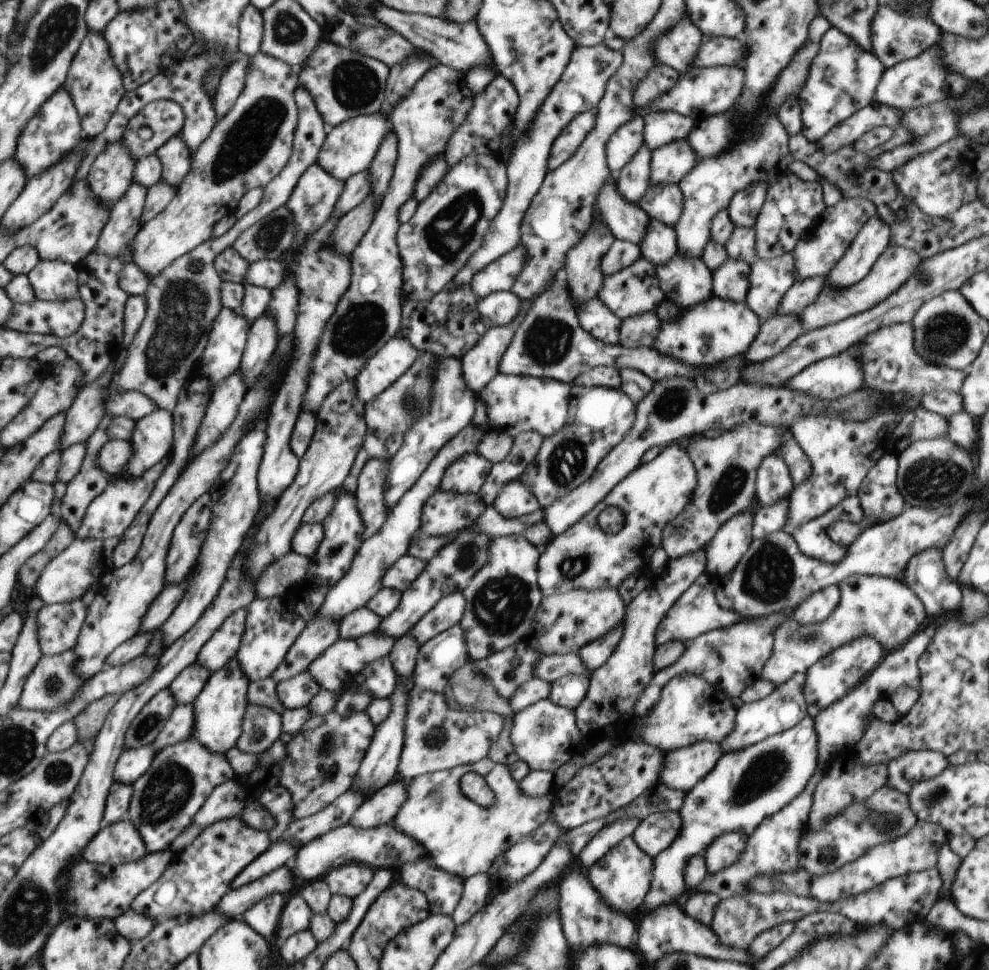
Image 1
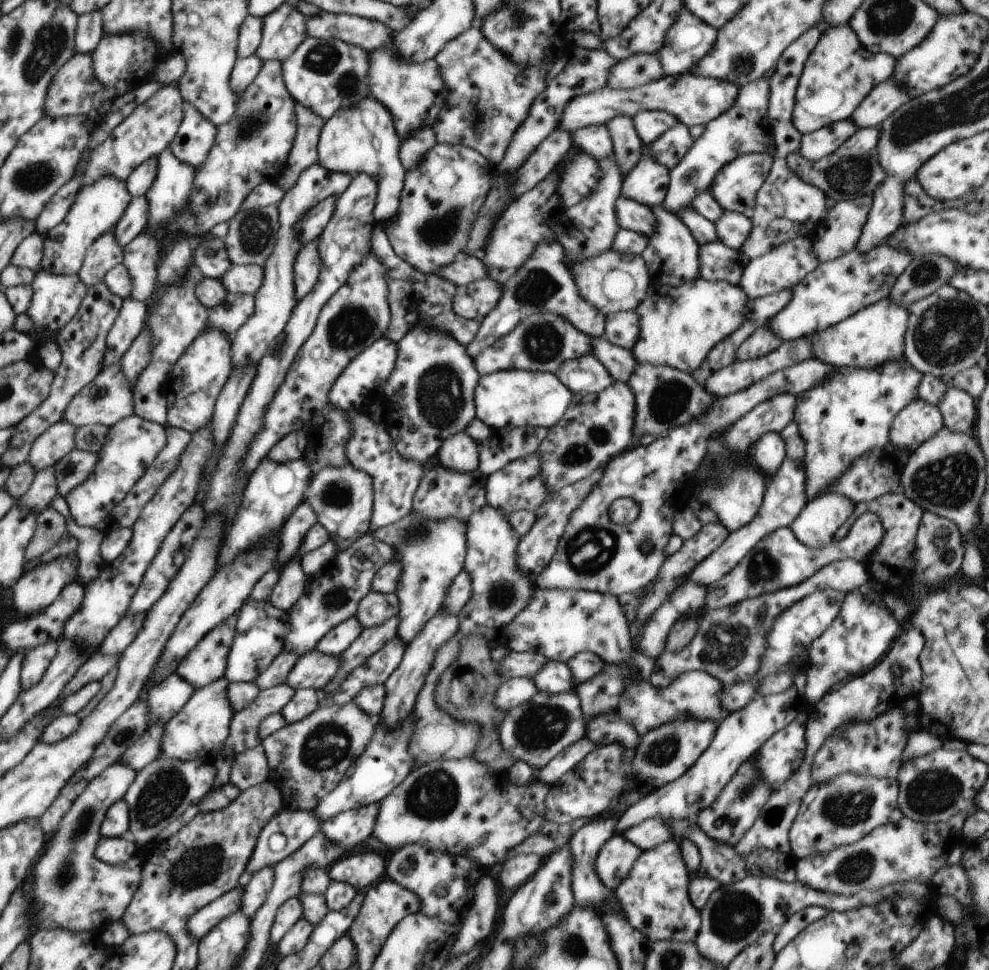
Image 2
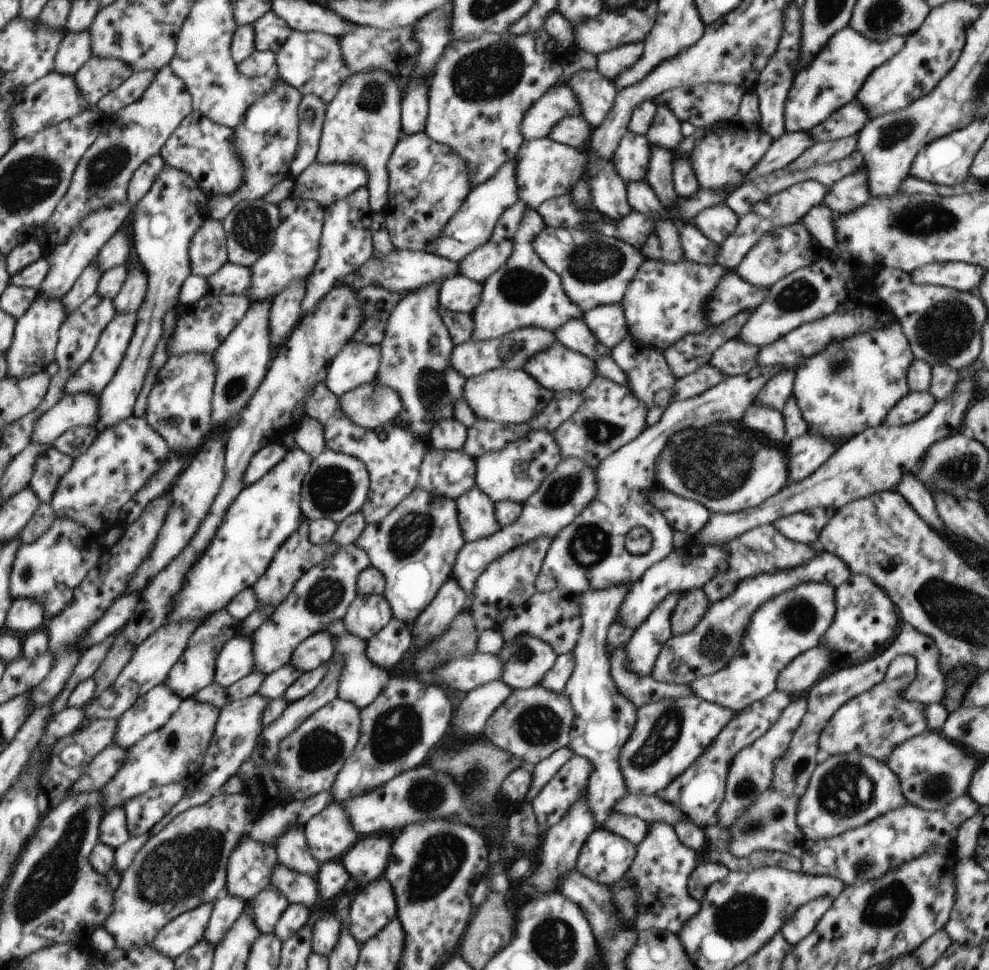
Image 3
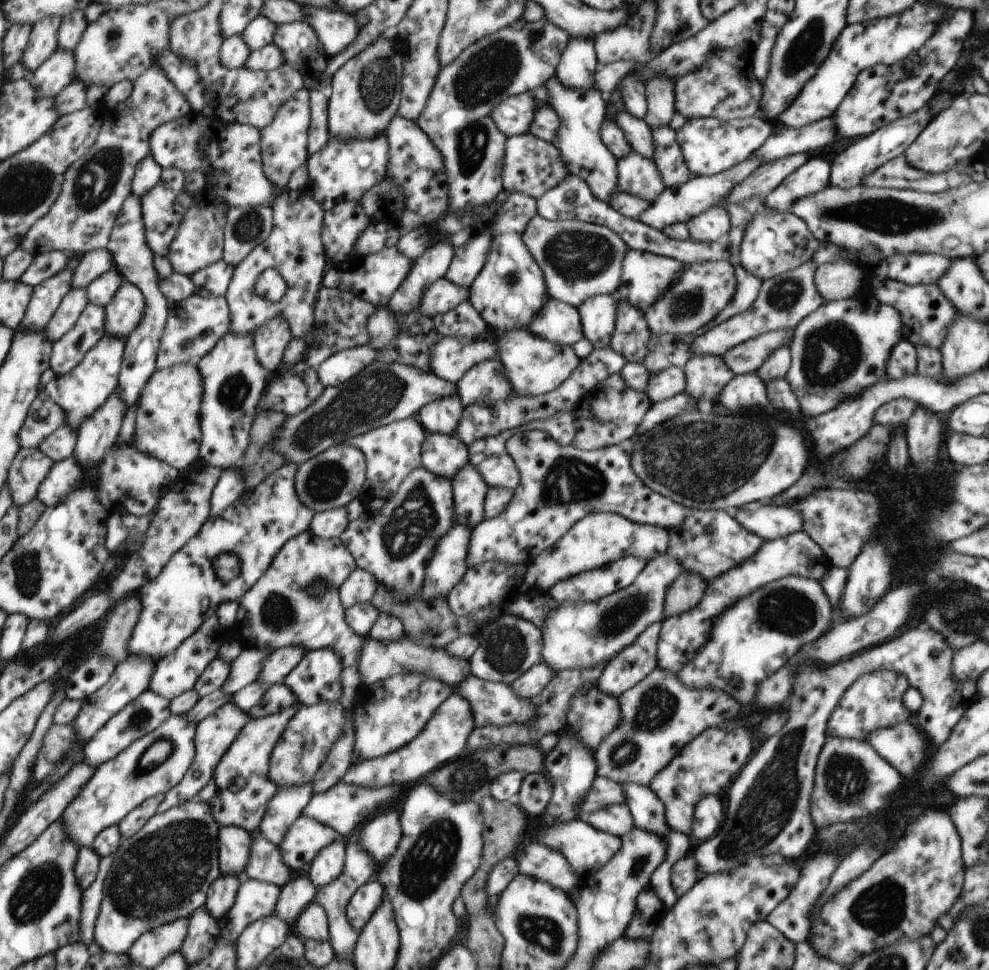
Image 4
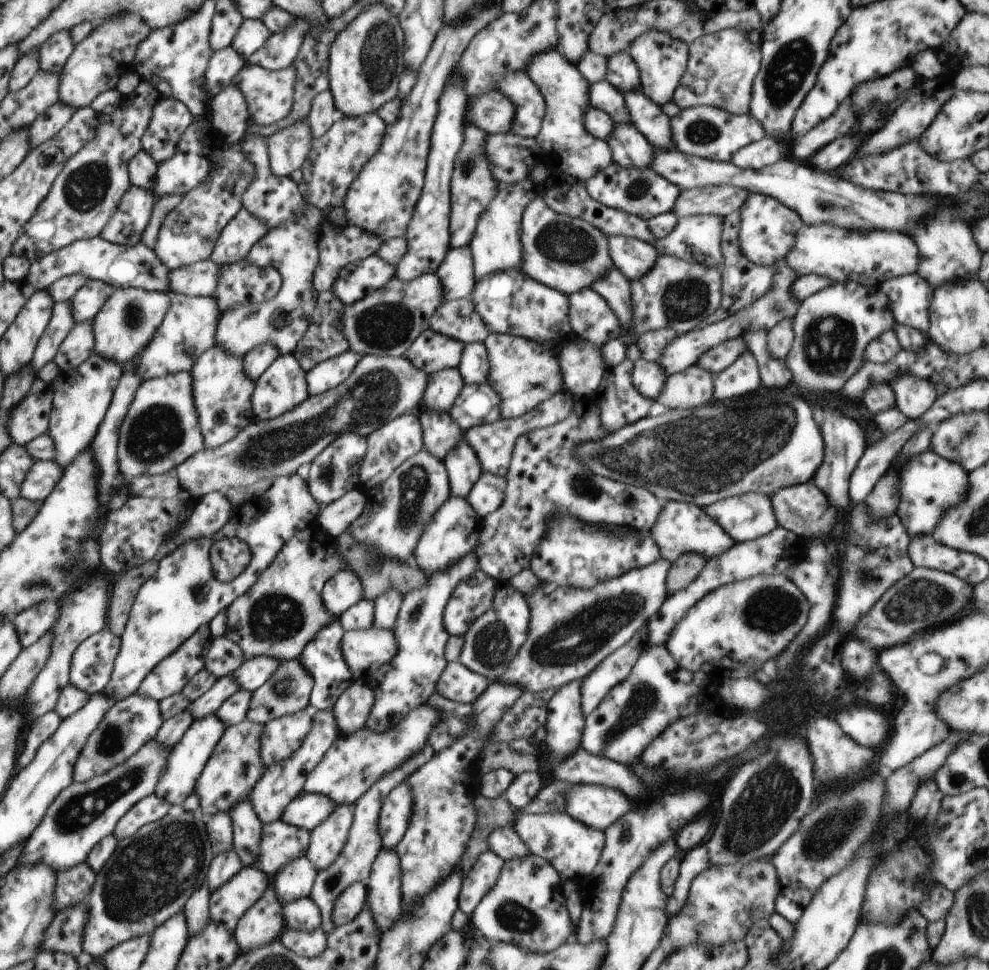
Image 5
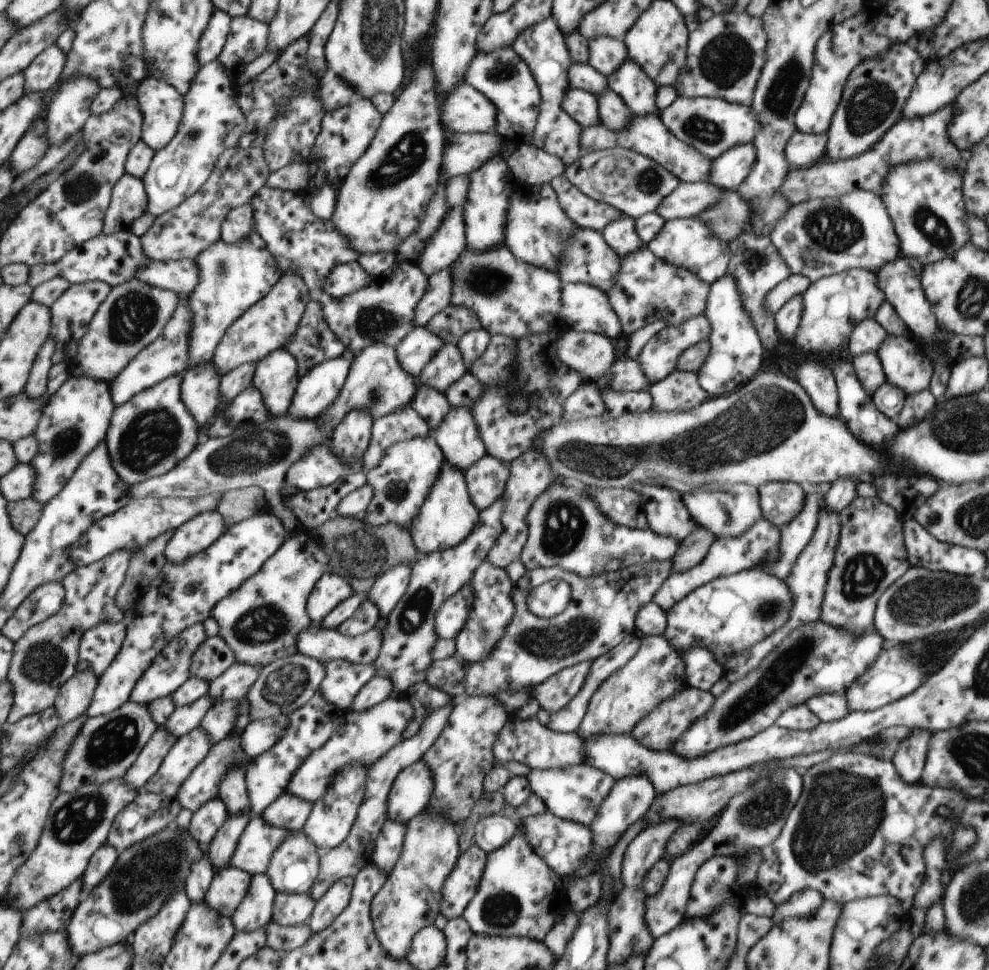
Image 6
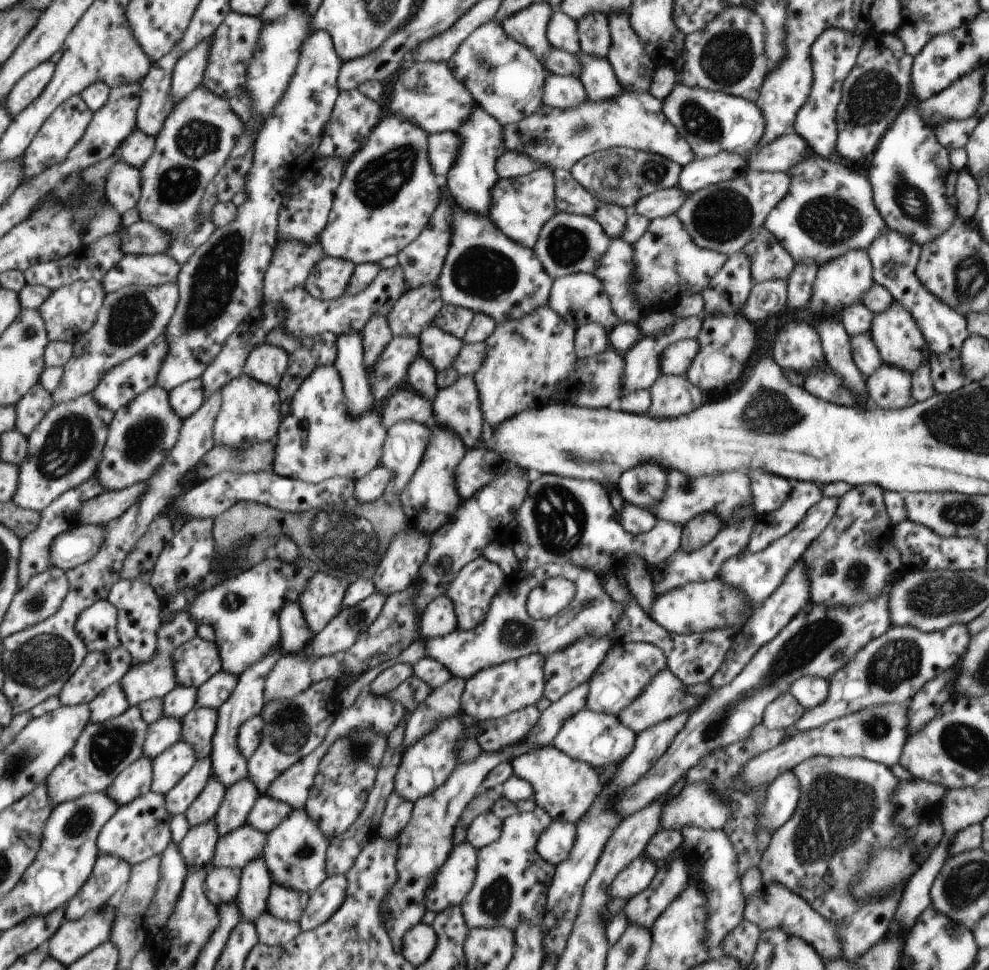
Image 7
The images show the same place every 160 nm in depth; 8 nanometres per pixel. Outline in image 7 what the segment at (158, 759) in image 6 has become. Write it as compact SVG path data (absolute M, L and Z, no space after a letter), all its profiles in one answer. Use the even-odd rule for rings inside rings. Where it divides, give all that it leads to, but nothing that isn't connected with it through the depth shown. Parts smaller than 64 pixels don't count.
M142 755L120 772L104 792L122 806L150 791L152 779L153 758Z

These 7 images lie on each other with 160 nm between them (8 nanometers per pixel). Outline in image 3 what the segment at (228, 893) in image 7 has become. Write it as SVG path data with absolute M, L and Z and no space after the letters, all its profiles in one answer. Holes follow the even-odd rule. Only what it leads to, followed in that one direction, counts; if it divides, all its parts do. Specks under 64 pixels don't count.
M268 886L251 901L246 901L246 905L251 906L251 915L254 917L260 934L269 935L274 933L276 923L290 904L278 889Z

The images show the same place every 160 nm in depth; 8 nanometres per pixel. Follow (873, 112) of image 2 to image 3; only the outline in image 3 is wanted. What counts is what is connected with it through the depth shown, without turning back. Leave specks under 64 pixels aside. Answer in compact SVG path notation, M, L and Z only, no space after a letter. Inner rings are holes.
M855 99L833 112L828 119L821 125L814 127L809 133L815 138L815 142L835 141L858 135L868 121L867 110L858 99Z

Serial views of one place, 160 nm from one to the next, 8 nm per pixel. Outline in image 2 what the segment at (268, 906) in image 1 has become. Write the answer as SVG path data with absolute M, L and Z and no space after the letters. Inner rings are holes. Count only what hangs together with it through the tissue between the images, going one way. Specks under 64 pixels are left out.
M264 867L261 871L250 875L243 888L240 910L251 919L265 903L267 893L272 890L275 872L272 867Z

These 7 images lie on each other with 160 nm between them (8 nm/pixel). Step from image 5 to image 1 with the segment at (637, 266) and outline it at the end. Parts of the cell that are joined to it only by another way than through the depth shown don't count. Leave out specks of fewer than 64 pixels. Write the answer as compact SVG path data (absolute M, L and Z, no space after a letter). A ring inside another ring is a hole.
M712 294L706 302L691 309L679 308L679 317L675 321L661 321L655 343L650 347L691 367L716 365L739 355L744 356L760 325L759 316L745 302L725 301Z

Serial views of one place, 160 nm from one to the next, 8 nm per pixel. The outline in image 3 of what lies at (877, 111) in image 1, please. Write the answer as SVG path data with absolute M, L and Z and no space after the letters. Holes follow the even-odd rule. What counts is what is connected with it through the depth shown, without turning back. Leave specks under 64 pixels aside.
M795 132L774 135L774 140L762 160L749 173L748 179L788 167L801 154L814 146L815 138L809 132Z

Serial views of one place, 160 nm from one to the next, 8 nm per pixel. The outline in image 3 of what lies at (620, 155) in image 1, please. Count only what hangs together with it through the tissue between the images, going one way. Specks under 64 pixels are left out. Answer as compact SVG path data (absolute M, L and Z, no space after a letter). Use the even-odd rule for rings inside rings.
M582 115L564 117L556 124L550 133L550 138L579 149L584 149L591 141L593 126Z

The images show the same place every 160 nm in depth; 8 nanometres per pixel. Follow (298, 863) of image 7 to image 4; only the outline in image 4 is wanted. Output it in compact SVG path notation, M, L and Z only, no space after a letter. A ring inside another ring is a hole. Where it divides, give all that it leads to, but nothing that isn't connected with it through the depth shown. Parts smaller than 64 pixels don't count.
M297 874L281 888L274 914L293 927L302 911L315 902L317 891L306 874Z

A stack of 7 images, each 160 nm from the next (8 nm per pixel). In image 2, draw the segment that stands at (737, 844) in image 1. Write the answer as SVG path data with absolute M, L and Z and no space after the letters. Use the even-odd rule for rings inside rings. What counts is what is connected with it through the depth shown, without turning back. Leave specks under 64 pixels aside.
M752 756L723 786L722 792L717 796L715 802L702 809L700 814L697 814L696 824L704 830L706 836L710 834L709 837L712 840L718 840L718 842L732 846L752 828L754 821L758 818L758 812L766 804L770 792L772 792L772 789L757 778Z

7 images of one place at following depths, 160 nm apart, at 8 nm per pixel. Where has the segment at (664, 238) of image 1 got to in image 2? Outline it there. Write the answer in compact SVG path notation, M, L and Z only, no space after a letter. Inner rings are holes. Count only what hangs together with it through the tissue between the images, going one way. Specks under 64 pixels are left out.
M620 196L615 204L615 213L620 229L628 229L648 238L654 236L657 218L649 206Z

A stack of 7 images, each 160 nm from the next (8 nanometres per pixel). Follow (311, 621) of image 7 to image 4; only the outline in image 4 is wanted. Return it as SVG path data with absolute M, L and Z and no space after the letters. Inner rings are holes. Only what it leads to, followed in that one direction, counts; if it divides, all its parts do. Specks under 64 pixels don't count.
M357 567L340 585L339 597L345 609L371 600L379 582L367 570Z

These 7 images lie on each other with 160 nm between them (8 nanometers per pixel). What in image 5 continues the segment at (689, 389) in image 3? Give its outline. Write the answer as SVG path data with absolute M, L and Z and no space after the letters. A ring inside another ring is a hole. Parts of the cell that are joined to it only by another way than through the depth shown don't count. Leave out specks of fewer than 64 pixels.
M642 358L634 362L633 366L632 380L638 392L652 402L657 400L670 376L666 369L659 362L653 363Z

